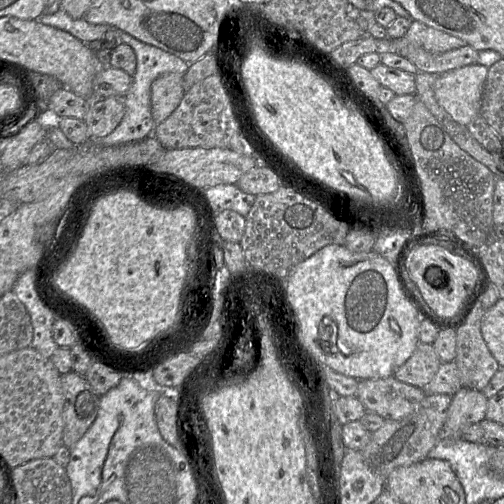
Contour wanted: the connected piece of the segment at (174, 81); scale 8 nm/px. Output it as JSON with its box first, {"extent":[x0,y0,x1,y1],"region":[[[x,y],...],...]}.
{"extent":[151,73,184,125],"region":[[[165,73],[151,85],[151,112],[155,125],[161,124],[180,104],[184,94],[184,74]]]}

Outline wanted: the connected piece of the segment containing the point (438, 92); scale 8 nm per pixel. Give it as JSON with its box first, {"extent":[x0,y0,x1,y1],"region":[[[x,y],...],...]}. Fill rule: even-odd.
{"extent":[435,64,488,126],"region":[[[471,64],[440,74],[436,78],[435,99],[458,124],[467,126],[480,114],[488,68]]]}

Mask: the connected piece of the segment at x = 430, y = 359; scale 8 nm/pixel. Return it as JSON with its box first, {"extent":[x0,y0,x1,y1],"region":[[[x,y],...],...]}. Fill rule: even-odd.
{"extent":[393,342,441,389],"region":[[[419,342],[413,354],[393,376],[398,381],[423,389],[434,378],[441,363],[432,344]]]}

